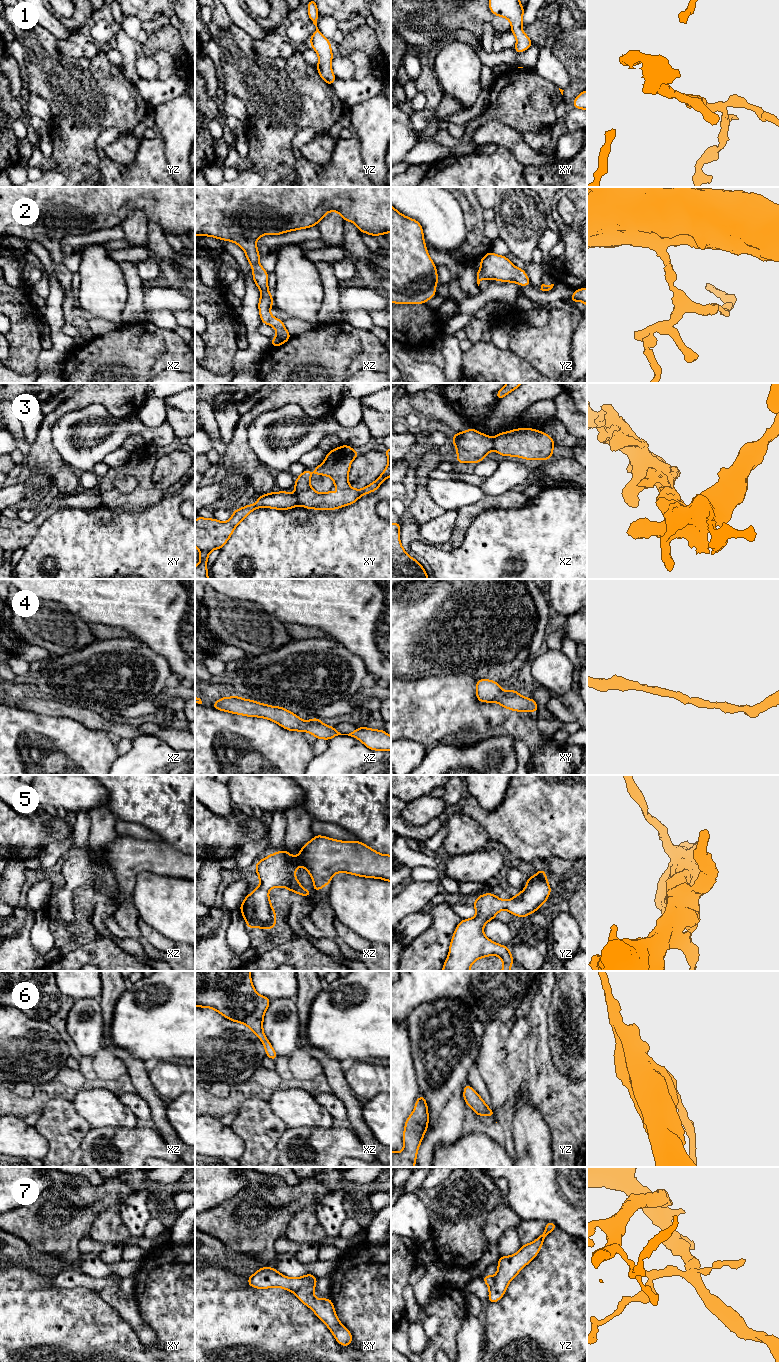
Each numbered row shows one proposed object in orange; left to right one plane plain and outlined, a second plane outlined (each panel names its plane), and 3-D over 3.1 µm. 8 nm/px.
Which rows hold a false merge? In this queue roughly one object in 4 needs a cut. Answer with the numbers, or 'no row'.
3, 7

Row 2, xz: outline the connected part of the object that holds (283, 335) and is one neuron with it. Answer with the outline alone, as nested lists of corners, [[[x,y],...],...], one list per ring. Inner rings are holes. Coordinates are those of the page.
[[[195,187],[195,235],[232,241],[245,251],[246,258],[252,266],[253,280],[261,290],[258,305],[260,319],[262,323],[277,330],[277,336],[271,339],[273,347],[282,345],[292,336],[286,330],[283,320],[270,315],[273,296],[268,290],[268,273],[258,262],[260,253],[256,240],[267,233],[280,235],[318,225],[318,222],[330,211],[338,212],[344,221],[355,223],[360,232],[372,236],[385,235],[391,232],[391,187]],[[272,217],[278,217],[280,224],[272,225]]]

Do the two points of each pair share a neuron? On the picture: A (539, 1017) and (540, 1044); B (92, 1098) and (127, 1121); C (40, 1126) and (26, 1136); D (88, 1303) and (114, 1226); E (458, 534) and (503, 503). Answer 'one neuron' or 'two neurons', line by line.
A: one neuron
B: one neuron
C: two neurons
D: two neurons
E: one neuron

